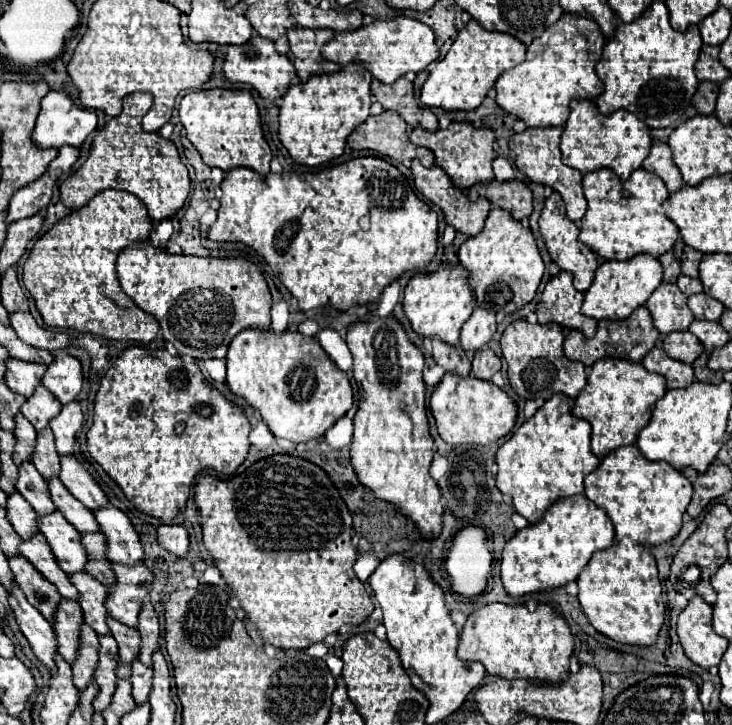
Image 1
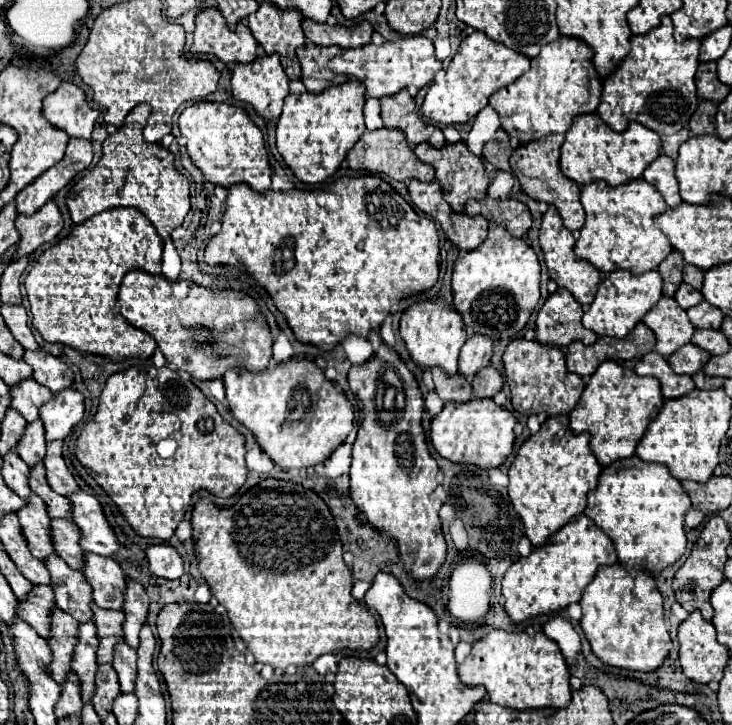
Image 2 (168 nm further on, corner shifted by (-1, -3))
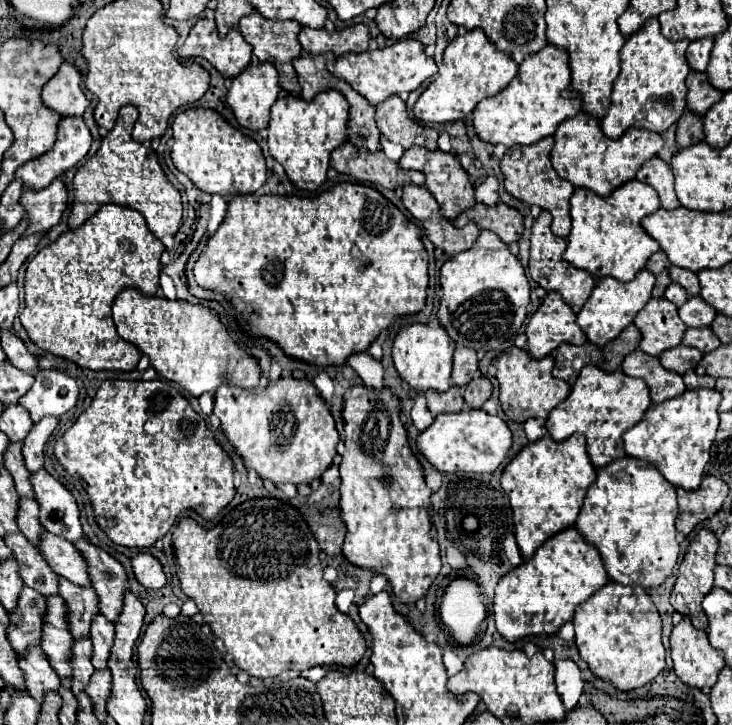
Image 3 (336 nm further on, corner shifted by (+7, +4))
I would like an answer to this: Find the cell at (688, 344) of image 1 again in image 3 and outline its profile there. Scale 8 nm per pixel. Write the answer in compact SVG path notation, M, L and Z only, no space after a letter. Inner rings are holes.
M678 344L676 348L670 348L664 354L660 354L660 362L664 364L664 368L676 374L684 374L696 368L700 360L702 360L702 352L696 348L688 348L684 344Z

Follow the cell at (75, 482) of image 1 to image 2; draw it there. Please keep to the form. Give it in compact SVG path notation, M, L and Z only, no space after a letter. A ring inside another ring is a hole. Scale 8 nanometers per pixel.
M62 441L48 443L44 467L46 467L46 481L58 495L68 495L68 493L80 491L80 487L76 485L74 477L70 475L68 467L62 459Z

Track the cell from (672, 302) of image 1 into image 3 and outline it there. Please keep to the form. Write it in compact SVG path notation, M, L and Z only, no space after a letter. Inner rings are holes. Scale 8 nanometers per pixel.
M650 298L644 310L636 314L634 324L642 332L640 348L650 356L660 356L664 350L678 346L686 330L678 308L666 298Z

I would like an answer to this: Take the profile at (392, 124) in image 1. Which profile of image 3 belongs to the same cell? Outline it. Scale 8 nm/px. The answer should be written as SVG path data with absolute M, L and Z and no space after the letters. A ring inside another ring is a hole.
M344 142L342 146L338 146L332 152L332 160L330 164L342 172L342 174L350 174L356 178L356 182L364 182L364 184L380 184L384 188L398 188L404 184L424 184L424 174L420 174L418 170L400 170L400 164L396 160L390 160L384 150L376 150L376 154L372 154L370 150L356 150L356 146L352 146L352 142Z

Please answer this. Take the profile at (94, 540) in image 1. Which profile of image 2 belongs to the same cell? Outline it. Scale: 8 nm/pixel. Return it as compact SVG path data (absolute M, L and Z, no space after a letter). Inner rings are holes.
M52 519L50 525L50 535L54 543L54 553L62 557L72 569L82 569L82 549L80 549L80 531L72 521L66 519Z

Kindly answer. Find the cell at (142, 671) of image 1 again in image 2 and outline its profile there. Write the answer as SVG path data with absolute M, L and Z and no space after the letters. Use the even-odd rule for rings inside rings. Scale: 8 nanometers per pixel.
M124 641L118 643L114 647L112 667L118 675L120 689L124 689L124 693L132 693L132 685L134 685L134 679L136 679L136 649L132 649Z

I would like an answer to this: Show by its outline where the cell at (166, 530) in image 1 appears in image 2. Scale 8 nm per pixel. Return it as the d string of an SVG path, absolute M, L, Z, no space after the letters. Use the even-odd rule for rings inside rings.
M162 543L162 545L152 545L152 547L146 551L146 559L148 559L150 573L156 575L156 577L174 581L174 579L178 579L178 577L184 573L180 555L176 553L174 547L170 547L170 545L166 545L166 543Z

